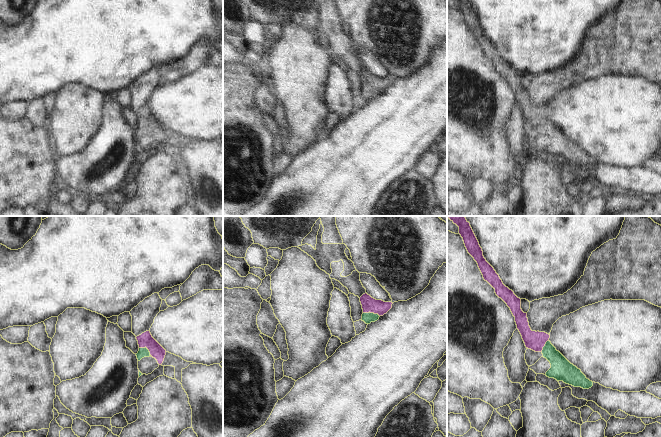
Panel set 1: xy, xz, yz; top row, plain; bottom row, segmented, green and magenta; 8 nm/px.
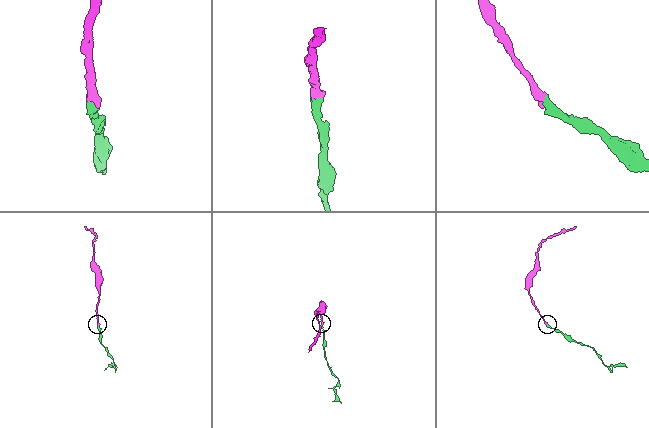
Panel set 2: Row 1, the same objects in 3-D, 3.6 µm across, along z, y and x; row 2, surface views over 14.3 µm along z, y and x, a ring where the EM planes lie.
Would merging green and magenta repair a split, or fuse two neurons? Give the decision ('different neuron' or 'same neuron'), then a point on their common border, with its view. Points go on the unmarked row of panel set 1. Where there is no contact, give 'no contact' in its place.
same neuron; contact xz (371, 89)

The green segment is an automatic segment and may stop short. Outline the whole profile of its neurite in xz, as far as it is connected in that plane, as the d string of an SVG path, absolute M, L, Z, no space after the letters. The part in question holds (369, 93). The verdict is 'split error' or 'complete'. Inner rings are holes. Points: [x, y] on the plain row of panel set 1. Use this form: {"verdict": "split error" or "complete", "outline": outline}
{"verdict": "split error", "outline": "M367 69L360 73L360 78L363 85L361 96L366 100L377 97L380 92L383 92L392 84L393 80L392 78L376 76Z"}

